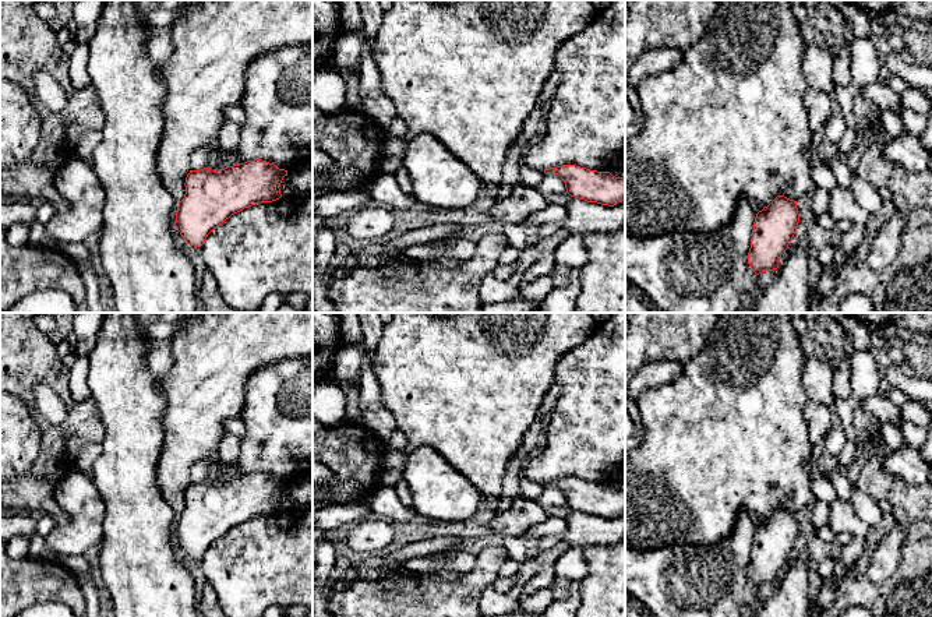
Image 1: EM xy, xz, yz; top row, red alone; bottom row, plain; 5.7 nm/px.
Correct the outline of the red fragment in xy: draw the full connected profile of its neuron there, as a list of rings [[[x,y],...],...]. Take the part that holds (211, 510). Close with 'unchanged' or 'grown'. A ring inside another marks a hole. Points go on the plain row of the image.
[[[262,472],[218,483],[190,483],[174,535],[183,554],[201,560],[208,547],[232,528],[255,516],[279,512],[285,489],[287,483]]]; unchanged

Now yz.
[[[777,508],[756,526],[748,577],[756,588],[779,581],[799,535],[797,514]]]; unchanged

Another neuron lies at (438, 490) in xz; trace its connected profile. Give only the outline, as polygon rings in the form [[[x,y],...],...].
[[[420,447],[407,455],[403,480],[413,494],[413,510],[439,521],[466,521],[476,512],[483,496],[431,447]]]

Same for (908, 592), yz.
[[[932,522],[912,523],[897,571],[879,585],[868,577],[878,542],[878,528],[871,528],[861,557],[841,579],[833,581],[836,599],[819,607],[819,617],[841,617],[850,606],[866,607],[873,617],[932,617]]]

